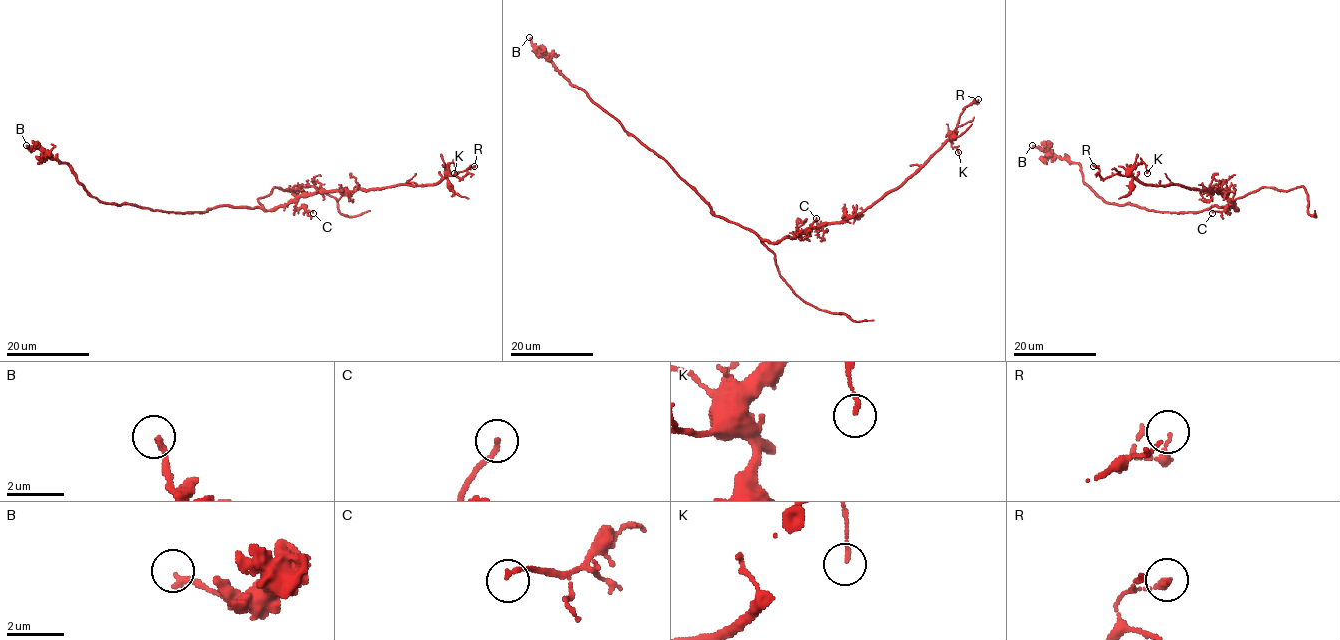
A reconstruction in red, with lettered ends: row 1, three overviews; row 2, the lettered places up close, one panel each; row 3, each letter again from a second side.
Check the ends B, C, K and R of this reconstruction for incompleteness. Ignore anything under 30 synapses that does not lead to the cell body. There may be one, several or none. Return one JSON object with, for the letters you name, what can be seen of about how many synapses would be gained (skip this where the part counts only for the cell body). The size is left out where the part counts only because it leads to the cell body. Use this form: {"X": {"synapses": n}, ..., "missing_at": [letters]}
{"missing_at": []}

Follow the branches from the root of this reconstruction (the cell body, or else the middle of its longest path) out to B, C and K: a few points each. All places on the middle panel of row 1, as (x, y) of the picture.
B: (743, 227), (716, 216), (711, 206), (663, 158), (630, 135), (581, 89), (574, 86), (537, 50), (529, 37)
C: (743, 227), (771, 243), (779, 243), (785, 238), (806, 232), (816, 218)
K: (743, 227), (771, 243), (779, 243), (804, 230), (845, 222), (899, 188), (948, 136), (958, 152)

